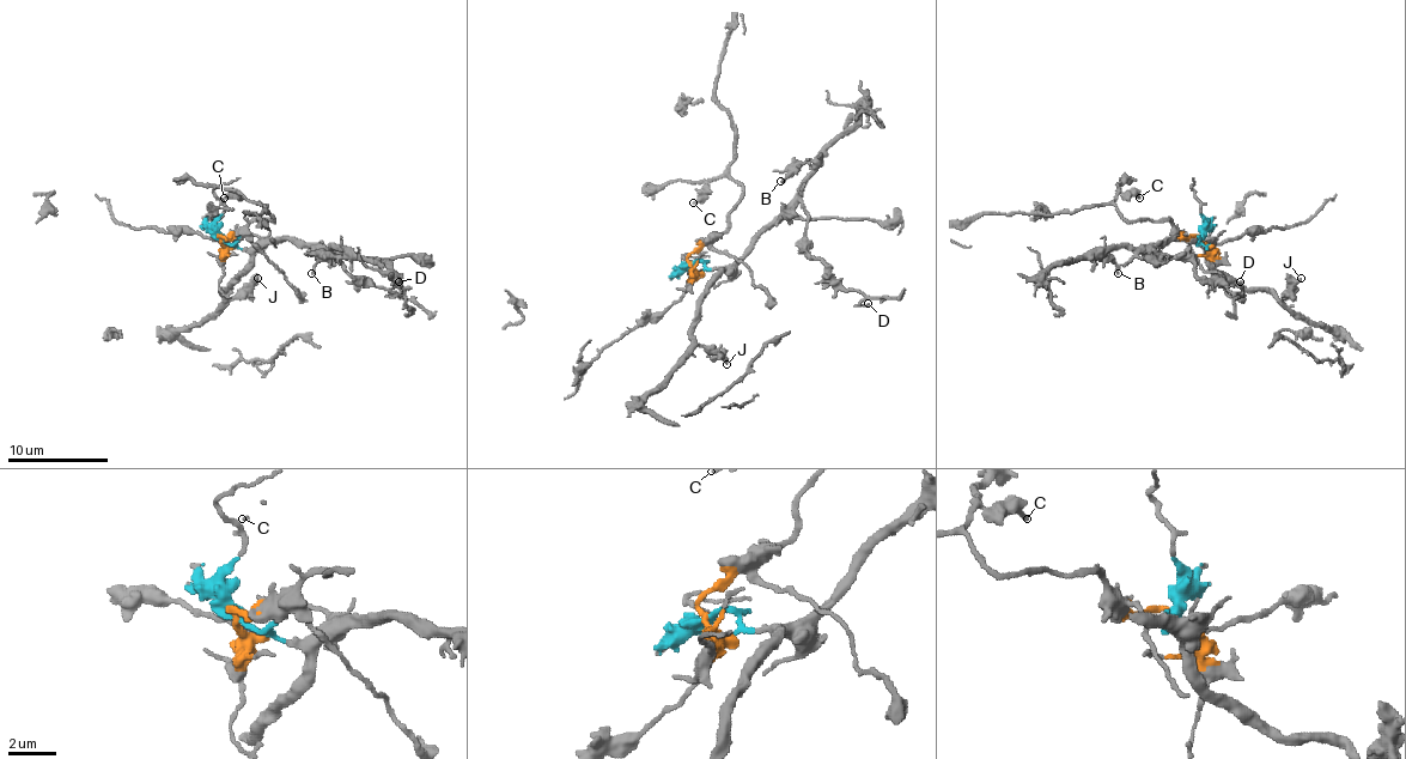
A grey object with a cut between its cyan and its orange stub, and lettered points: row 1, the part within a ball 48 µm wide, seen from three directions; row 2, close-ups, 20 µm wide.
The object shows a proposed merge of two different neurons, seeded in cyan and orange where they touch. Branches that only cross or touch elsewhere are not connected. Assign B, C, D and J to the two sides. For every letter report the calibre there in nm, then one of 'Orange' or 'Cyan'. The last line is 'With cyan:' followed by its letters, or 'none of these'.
B: Thickness 200 nm. Cyan
C: Thickness 190 nm. Orange
D: Thickness 120 nm. Cyan
J: Thickness 240 nm. Cyan
With cyan: B, D, J

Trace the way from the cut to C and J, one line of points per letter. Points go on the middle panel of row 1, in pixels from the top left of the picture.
C: (689, 263), (687, 259), (728, 229), (728, 213), (742, 190), (730, 175), (712, 178), (692, 204)
J: (689, 263), (702, 261), (719, 274), (694, 311), (692, 337), (728, 364)

